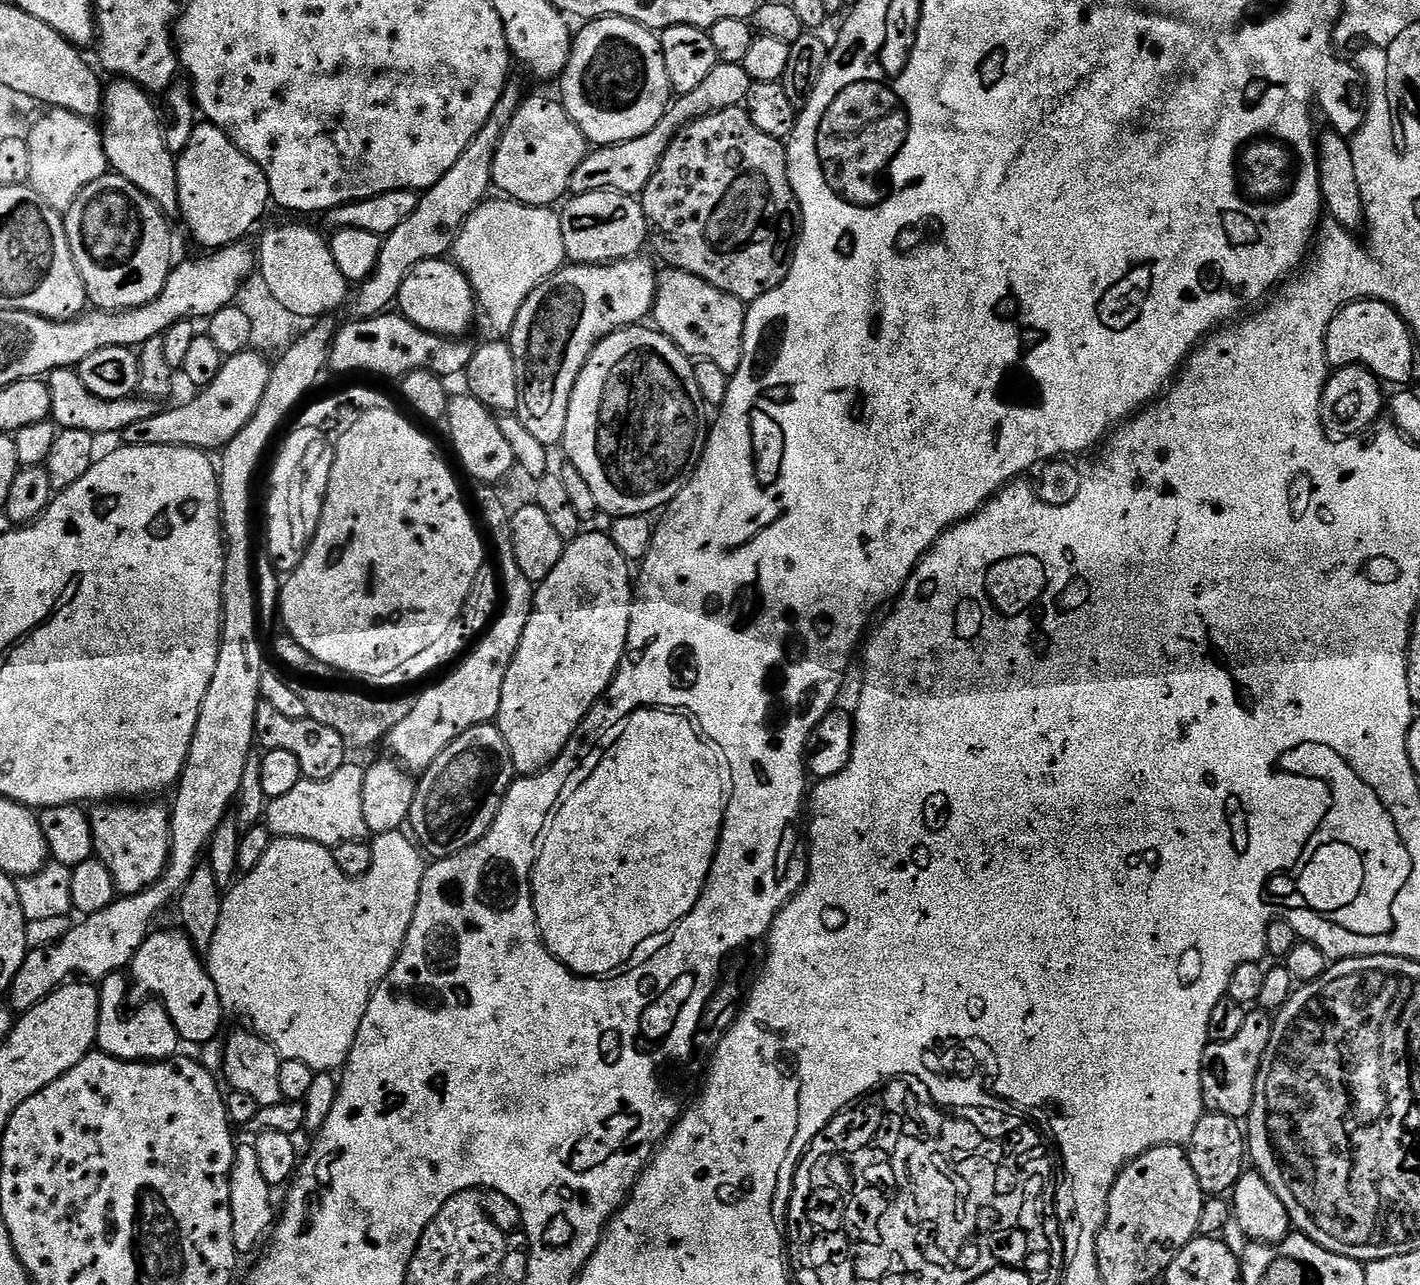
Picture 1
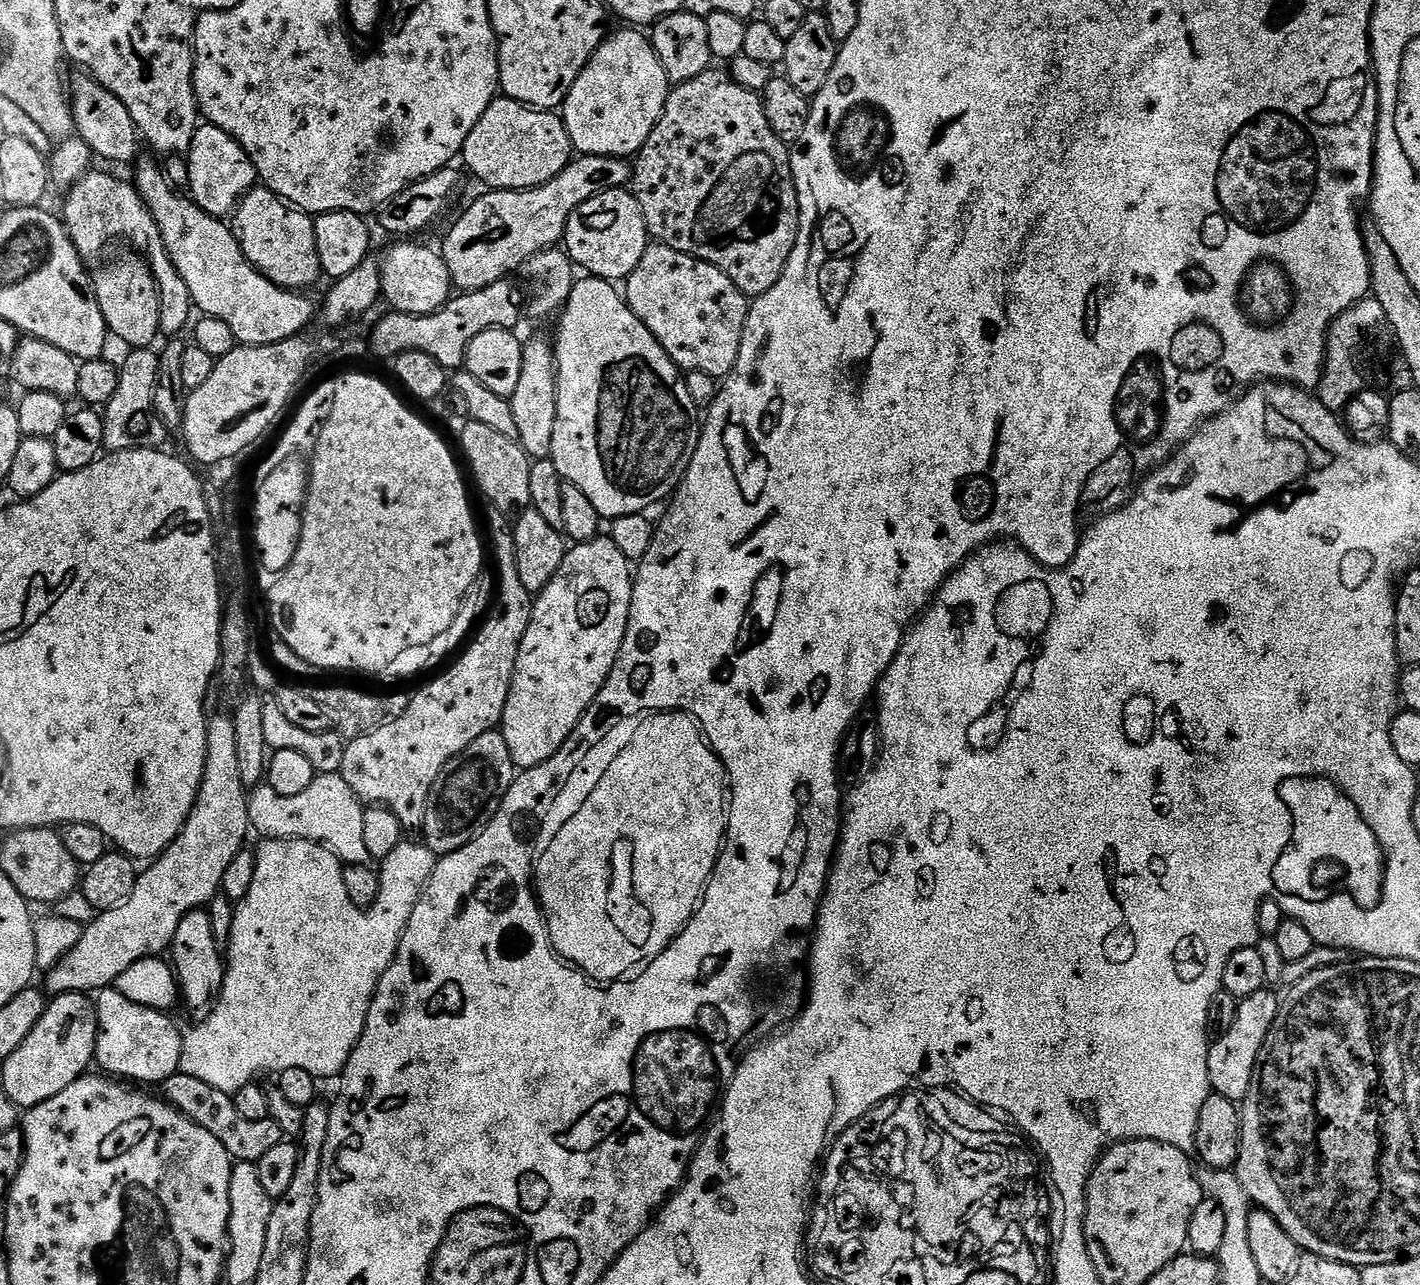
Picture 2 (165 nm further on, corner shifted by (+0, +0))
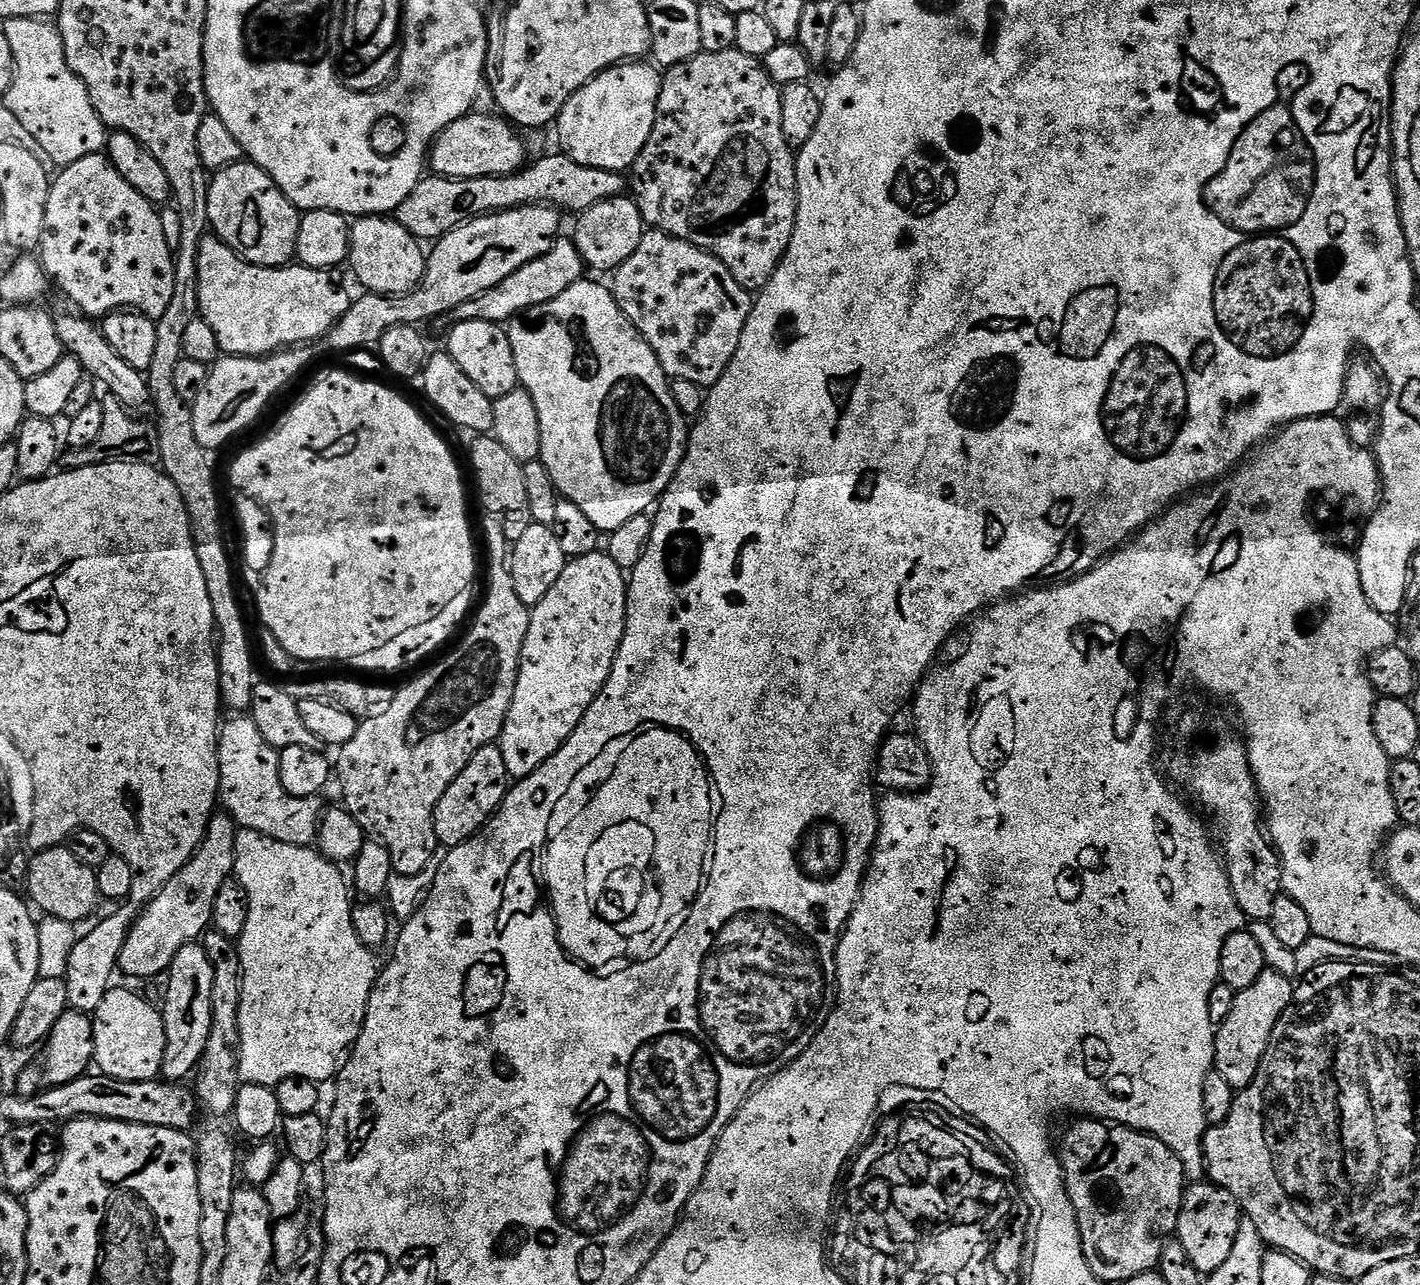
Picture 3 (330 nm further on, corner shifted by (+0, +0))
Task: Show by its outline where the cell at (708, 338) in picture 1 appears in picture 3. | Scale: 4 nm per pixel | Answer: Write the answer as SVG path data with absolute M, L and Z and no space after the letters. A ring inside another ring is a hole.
M648 230L642 242L638 242L638 250L614 269L612 278L612 295L620 303L628 321L652 347L667 376L701 386L711 386L720 381L738 350L742 330L752 313L754 296L739 284L717 256L665 232Z

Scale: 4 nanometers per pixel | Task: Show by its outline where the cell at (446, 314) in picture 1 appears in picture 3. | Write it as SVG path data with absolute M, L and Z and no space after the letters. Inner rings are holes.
M361 216L351 225L350 250L347 263L352 264L352 272L360 279L361 289L377 292L379 296L406 294L414 290L424 277L426 252L421 241L388 216Z

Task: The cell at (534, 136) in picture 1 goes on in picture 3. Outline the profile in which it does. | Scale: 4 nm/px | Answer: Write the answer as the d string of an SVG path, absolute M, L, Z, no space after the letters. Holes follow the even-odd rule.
M473 110L458 118L458 122L446 126L446 130L442 130L440 137L432 143L430 168L435 175L450 178L505 176L525 167L529 156L528 148L519 136L521 133L503 115L491 116L480 111Z

